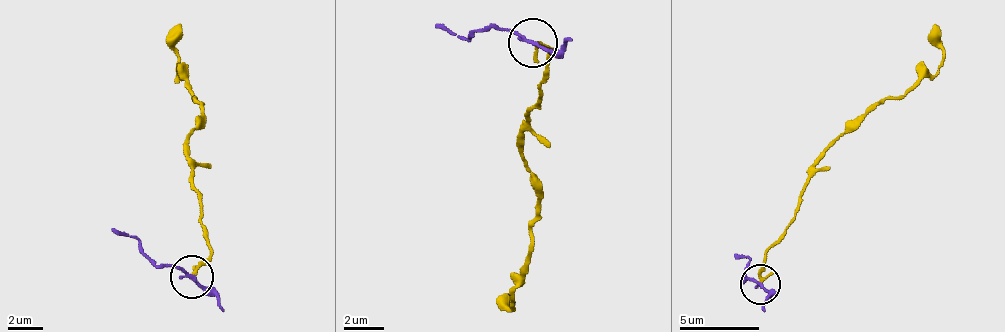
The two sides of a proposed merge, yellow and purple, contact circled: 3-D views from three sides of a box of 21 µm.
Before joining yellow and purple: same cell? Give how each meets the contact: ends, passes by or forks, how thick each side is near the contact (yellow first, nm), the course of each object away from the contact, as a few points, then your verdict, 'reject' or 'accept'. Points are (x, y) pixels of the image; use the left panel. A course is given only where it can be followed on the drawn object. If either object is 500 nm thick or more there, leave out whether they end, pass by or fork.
yellow ends; purple passes by; calibres 220 and 170 nm; course yellow (193, 274), (210, 240), (199, 219), (193, 158), (187, 136), (201, 105), (179, 76), (180, 24); course purple (193, 278), (159, 267), (137, 242), (112, 227); reject

